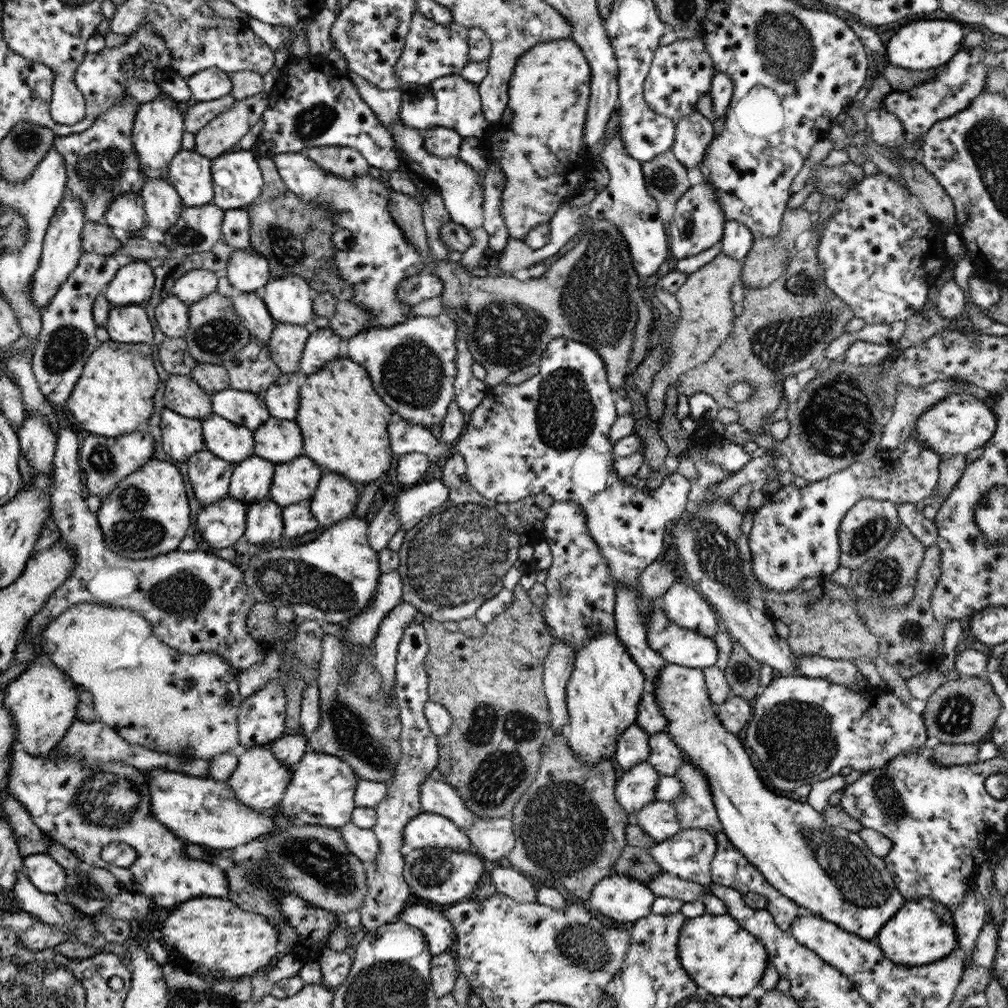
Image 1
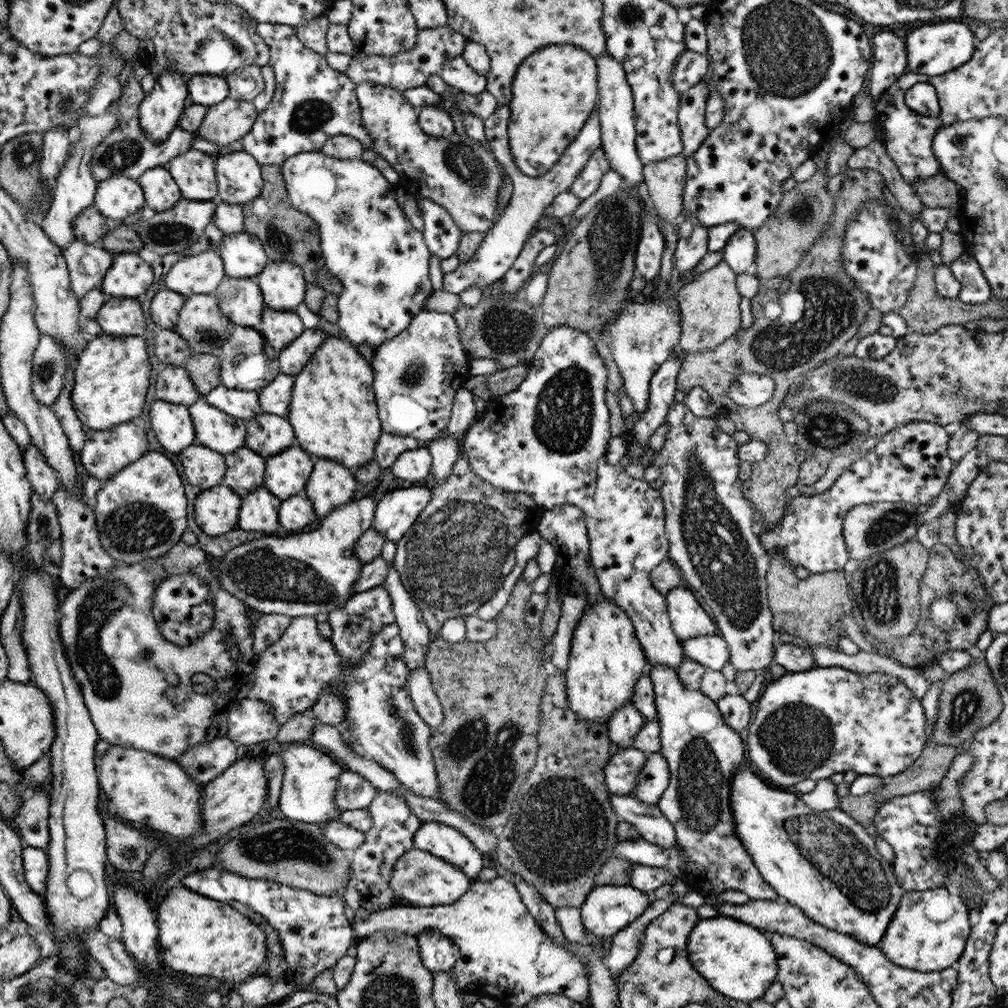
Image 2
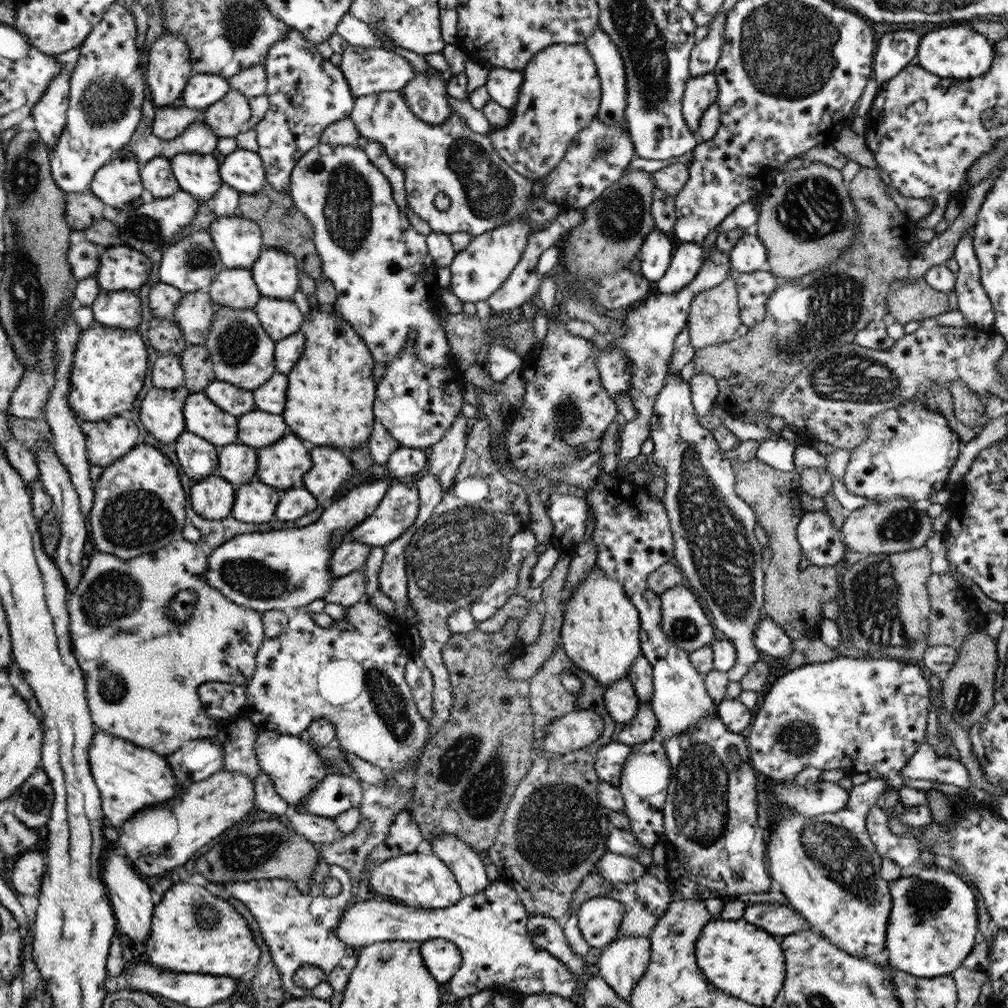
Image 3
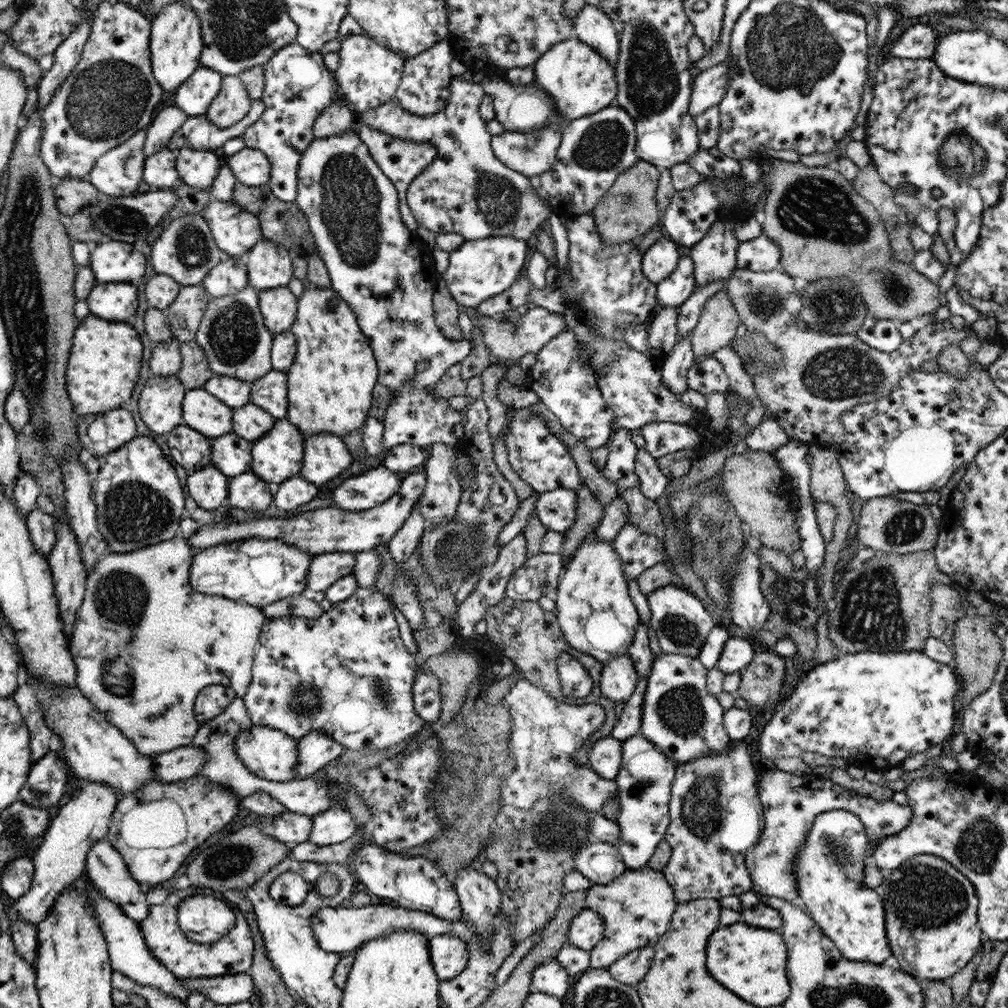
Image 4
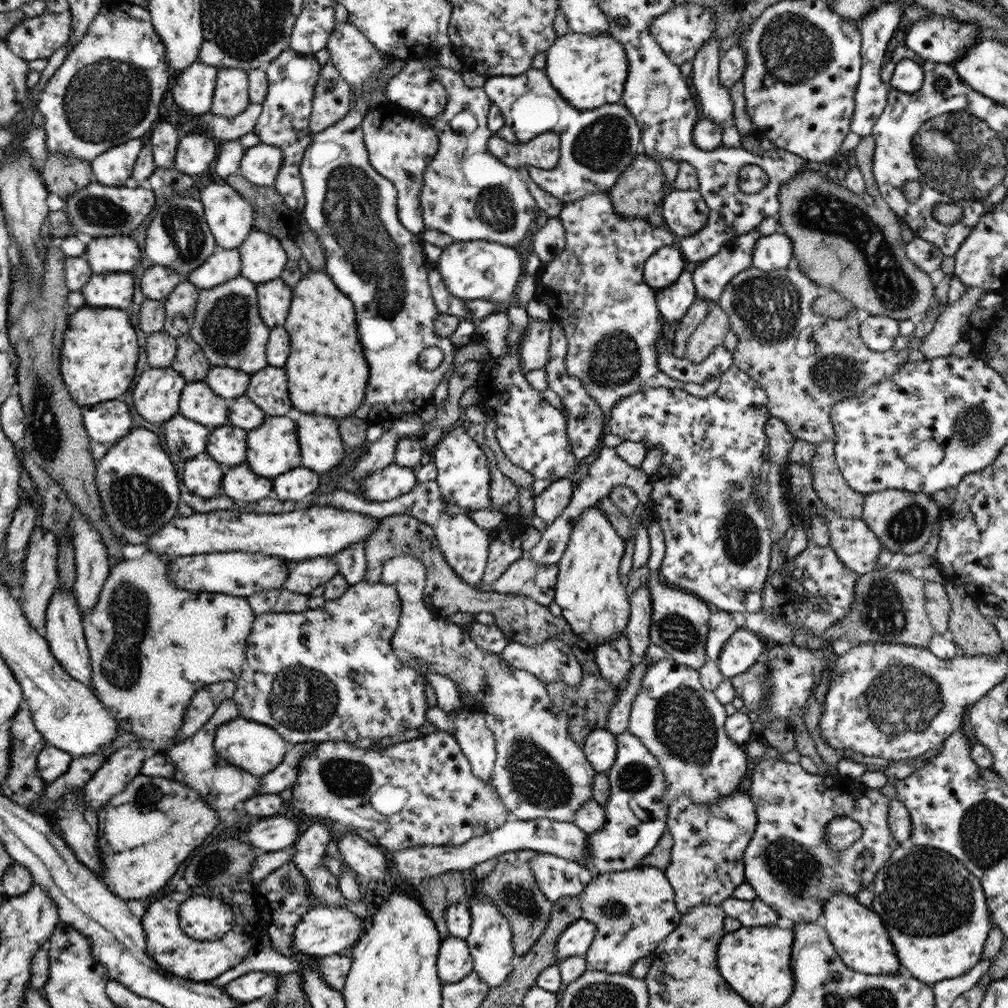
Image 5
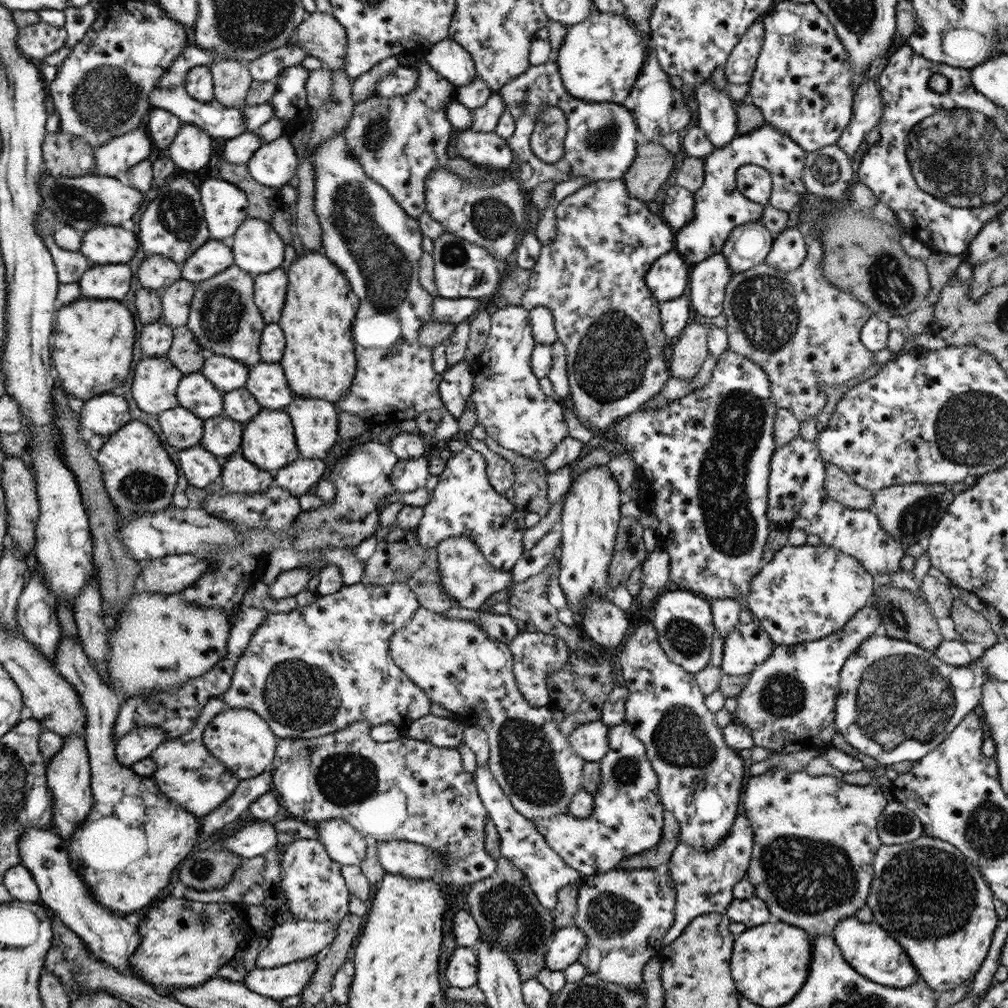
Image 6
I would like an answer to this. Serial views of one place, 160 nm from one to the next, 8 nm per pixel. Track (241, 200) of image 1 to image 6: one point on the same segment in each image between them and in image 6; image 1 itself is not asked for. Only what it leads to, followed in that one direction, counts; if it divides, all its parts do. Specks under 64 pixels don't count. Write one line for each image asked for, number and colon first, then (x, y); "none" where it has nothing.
2: (238, 173)
3: (242, 170)
4: (250, 166)
5: (261, 165)
6: (275, 163)

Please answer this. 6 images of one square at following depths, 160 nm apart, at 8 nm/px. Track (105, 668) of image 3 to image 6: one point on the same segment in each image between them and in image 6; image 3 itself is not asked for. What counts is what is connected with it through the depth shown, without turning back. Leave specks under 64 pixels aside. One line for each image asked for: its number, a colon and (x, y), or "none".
4: (146, 643)
5: (153, 645)
6: (158, 641)

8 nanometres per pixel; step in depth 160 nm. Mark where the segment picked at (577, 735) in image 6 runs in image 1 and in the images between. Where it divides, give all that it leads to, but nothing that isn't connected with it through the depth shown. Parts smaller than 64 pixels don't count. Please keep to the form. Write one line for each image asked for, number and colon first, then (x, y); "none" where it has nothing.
1: (636, 787)
2: (624, 766)
3: (611, 758)
4: (605, 755)
5: (600, 747)

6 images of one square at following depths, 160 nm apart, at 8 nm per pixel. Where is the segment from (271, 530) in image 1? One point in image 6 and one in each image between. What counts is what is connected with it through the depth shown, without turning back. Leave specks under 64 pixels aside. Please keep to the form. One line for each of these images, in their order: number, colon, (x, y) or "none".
2: (260, 513)
3: (256, 503)
4: (248, 491)
5: (241, 483)
6: (240, 476)

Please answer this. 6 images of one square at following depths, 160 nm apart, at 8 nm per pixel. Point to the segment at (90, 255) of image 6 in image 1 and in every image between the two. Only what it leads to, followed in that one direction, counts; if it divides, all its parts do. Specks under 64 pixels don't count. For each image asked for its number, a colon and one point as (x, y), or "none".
1: (133, 284)
2: (130, 276)
3: (121, 267)
4: (112, 261)
5: (104, 254)

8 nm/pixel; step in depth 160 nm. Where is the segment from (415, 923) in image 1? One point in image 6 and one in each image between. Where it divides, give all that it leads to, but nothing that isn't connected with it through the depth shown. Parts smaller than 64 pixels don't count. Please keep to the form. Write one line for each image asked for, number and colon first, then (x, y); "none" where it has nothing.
2: (440, 954)
3: (443, 958)
4: (450, 955)
5: (455, 962)
6: (462, 971)

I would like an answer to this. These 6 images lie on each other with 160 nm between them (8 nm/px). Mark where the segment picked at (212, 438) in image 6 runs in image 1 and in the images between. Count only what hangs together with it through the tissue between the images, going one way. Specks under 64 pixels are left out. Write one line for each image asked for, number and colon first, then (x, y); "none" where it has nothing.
1: (252, 478)
2: (245, 472)
3: (238, 463)
4: (232, 454)
5: (227, 444)

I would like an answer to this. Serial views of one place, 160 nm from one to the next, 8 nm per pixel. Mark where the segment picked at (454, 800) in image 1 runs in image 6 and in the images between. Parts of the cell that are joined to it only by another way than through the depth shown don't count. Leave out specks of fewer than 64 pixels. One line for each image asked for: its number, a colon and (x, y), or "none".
2: (382, 720)
3: (351, 674)
4: (346, 673)
5: (331, 673)
6: (313, 671)

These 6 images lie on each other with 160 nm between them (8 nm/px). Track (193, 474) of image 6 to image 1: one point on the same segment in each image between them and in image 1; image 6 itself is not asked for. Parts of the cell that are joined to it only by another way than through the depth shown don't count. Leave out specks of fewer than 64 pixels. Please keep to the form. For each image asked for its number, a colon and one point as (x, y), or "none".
1: (223, 523)
2: (216, 510)
3: (212, 498)
4: (209, 487)
5: (202, 475)

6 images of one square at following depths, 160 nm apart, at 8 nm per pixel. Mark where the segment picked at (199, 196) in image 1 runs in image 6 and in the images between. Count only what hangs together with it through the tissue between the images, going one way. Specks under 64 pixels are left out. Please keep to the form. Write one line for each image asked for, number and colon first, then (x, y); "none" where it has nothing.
2: (194, 171)
3: (199, 174)
4: (198, 169)
5: (196, 151)
6: (191, 150)

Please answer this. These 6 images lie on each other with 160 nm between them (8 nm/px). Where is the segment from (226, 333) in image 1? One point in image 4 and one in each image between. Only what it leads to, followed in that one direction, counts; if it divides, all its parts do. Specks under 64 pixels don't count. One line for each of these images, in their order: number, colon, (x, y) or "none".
2: (201, 322)
3: (194, 316)
4: (191, 303)

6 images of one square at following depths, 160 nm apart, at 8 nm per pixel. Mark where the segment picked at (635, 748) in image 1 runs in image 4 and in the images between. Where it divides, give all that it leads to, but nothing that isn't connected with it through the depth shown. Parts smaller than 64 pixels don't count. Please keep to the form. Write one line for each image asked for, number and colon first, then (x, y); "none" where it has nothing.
2: (624, 724)
3: (620, 699)
4: (619, 678)

